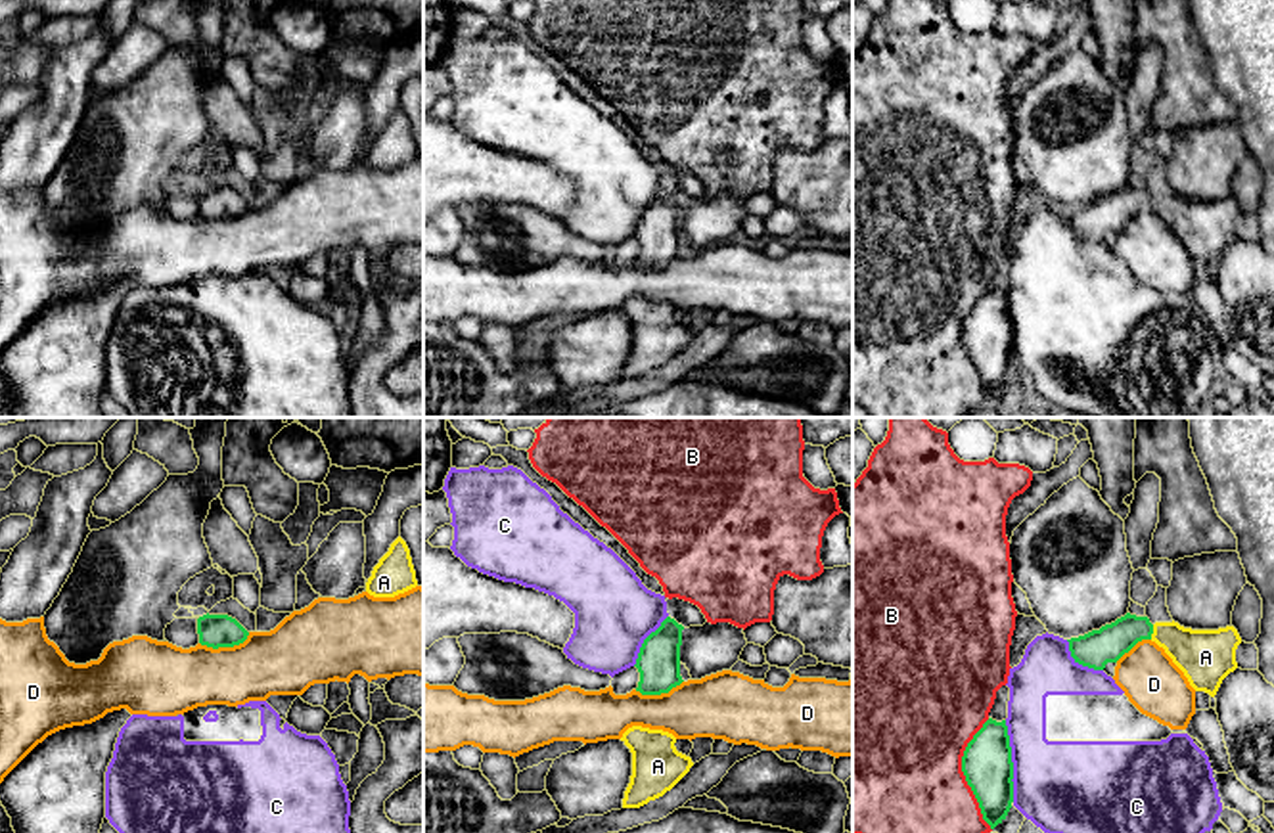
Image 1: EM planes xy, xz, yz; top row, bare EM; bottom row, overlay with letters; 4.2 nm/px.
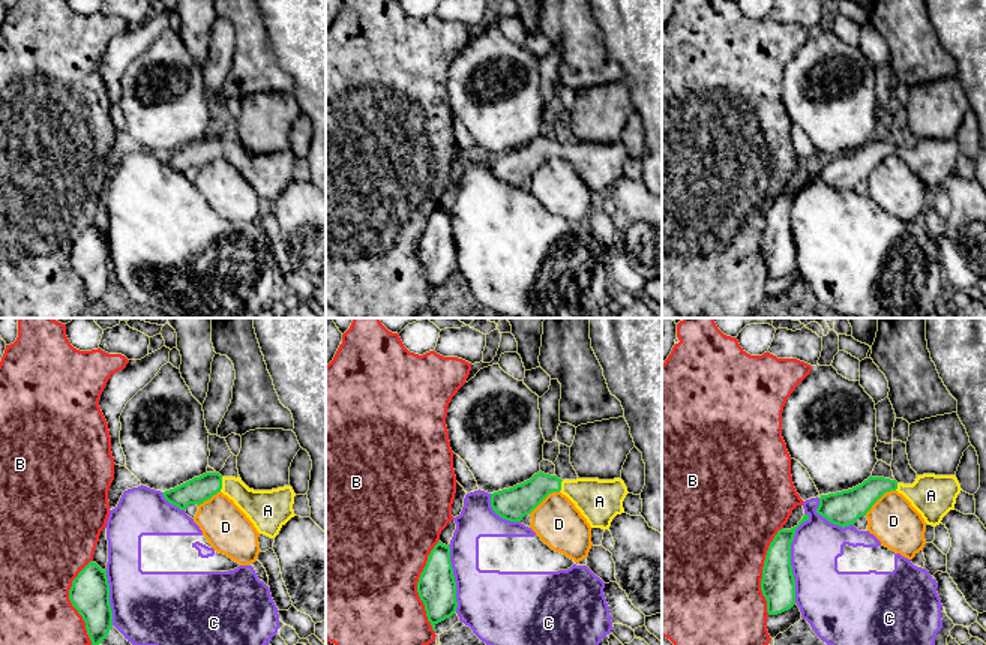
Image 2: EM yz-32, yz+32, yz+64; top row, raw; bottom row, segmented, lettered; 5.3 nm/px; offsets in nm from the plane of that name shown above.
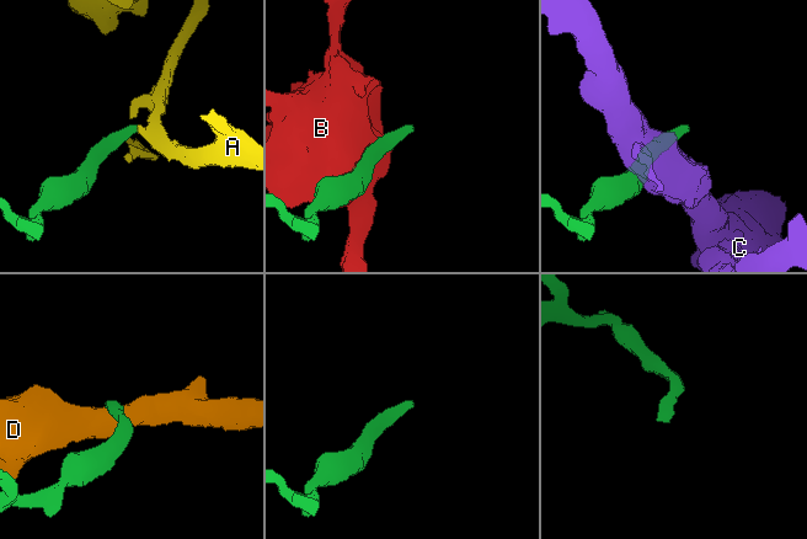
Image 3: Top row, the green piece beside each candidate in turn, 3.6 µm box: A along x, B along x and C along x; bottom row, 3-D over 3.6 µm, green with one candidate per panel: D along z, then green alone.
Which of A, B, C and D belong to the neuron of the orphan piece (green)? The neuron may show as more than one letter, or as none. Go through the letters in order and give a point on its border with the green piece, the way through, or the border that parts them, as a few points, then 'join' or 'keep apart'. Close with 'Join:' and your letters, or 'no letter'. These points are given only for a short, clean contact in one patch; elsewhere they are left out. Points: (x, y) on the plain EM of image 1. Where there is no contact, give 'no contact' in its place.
A: yz (1152, 203) | across yz (1108, 215), (1125, 203), (1152, 203), (1169, 205), (1205, 228) | join
B: yz (964, 345) | keep apart
C: yz (1010, 332) | keep apart
D: xy (225, 217) | along xy (250, 203), (232, 217), (207, 219), (200, 215) | keep apart
Join: A

